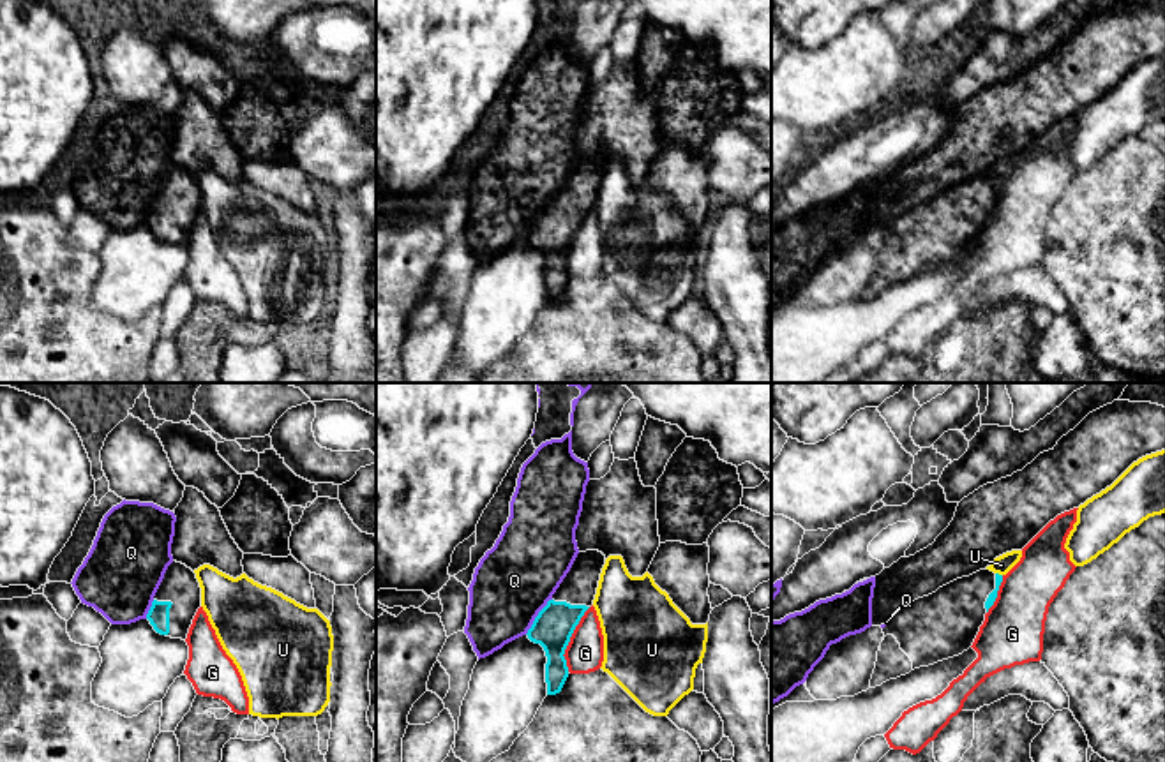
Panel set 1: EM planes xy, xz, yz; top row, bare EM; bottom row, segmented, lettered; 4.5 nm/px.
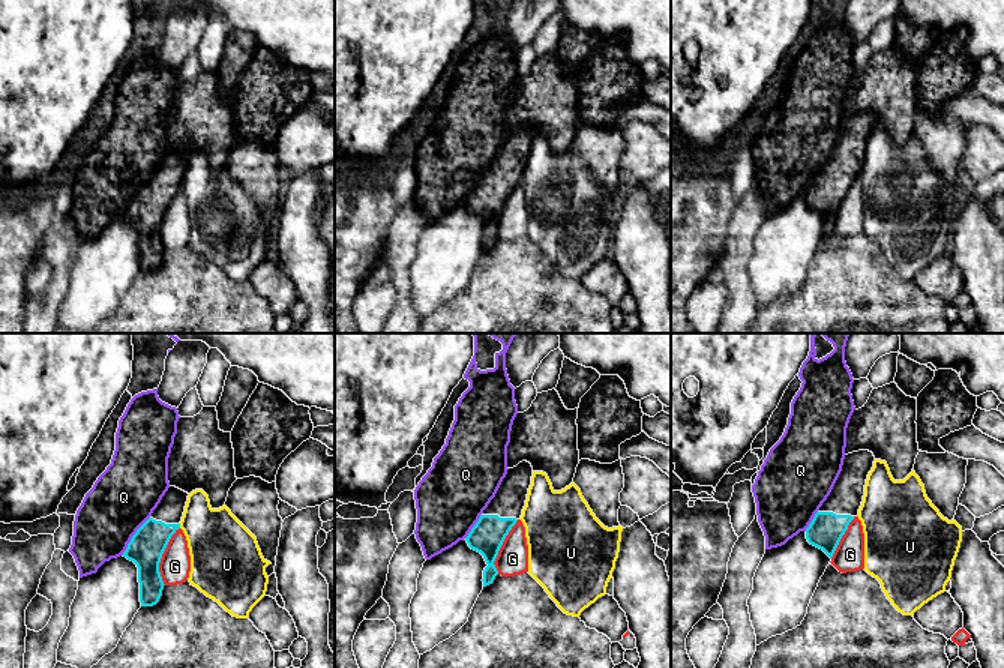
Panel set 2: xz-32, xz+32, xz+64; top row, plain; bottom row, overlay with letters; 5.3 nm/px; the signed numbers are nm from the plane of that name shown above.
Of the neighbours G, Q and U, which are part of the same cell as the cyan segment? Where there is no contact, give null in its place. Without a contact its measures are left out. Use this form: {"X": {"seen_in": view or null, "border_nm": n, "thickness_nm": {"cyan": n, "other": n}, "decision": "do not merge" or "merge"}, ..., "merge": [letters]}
{"G": {"seen_in": "xz", "border_nm": 320, "thickness_nm": {"cyan": 180, "other": 180}, "decision": "do not merge"}, "Q": {"seen_in": "xz", "border_nm": 200, "thickness_nm": {"cyan": 180, "other": 360}, "decision": "do not merge"}, "U": {"seen_in": "yz", "border_nm": 40, "thickness_nm": {"cyan": 40, "other": 90}, "decision": "do not merge"}, "merge": []}

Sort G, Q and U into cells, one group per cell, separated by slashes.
G / Q / U

